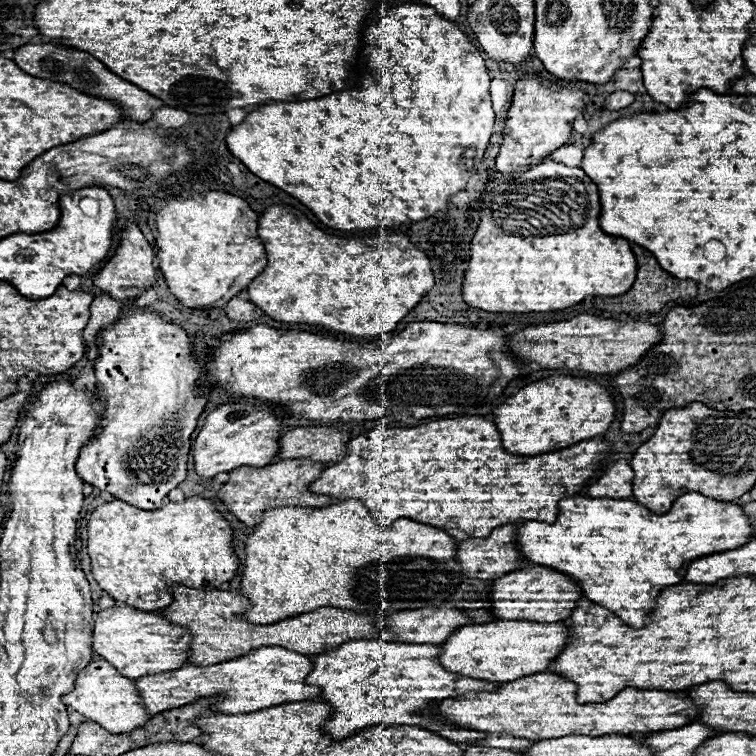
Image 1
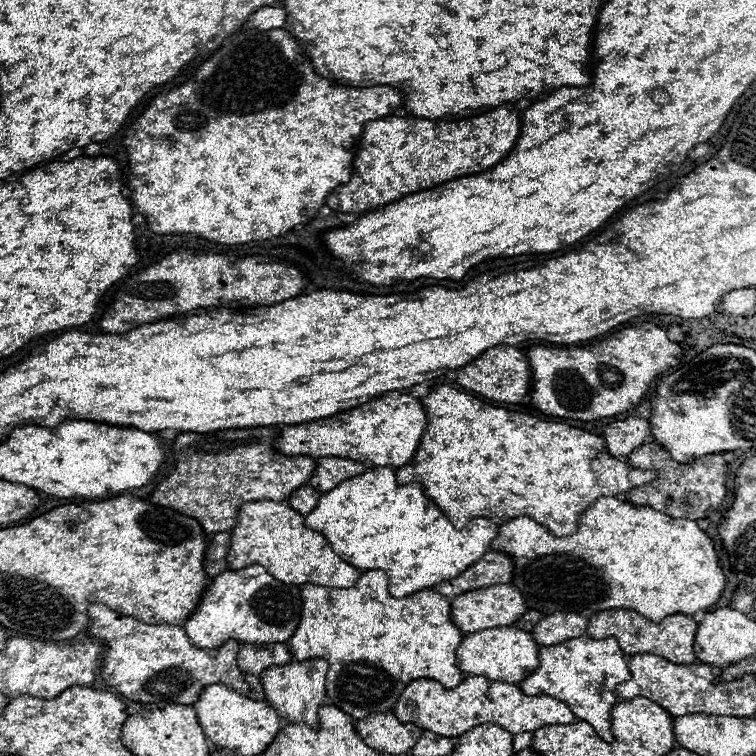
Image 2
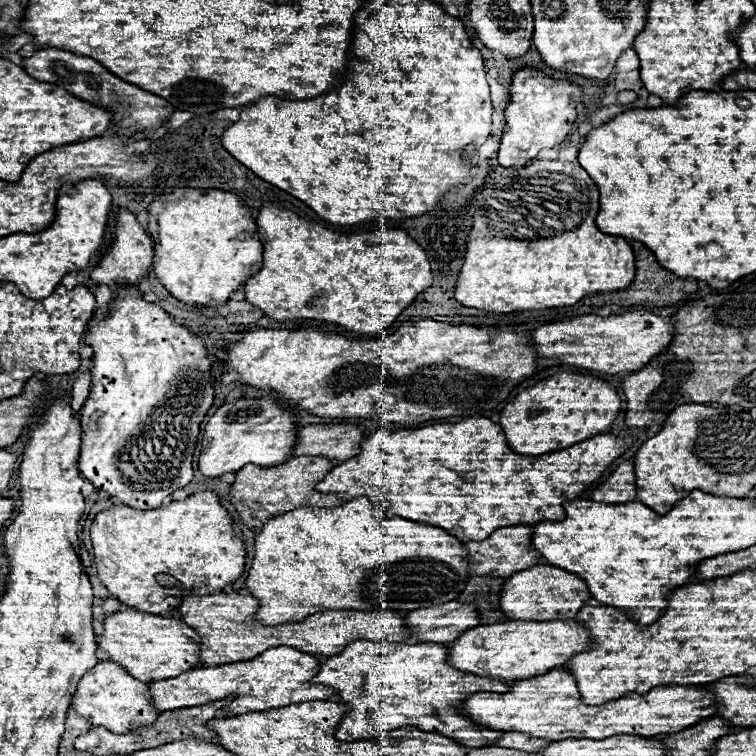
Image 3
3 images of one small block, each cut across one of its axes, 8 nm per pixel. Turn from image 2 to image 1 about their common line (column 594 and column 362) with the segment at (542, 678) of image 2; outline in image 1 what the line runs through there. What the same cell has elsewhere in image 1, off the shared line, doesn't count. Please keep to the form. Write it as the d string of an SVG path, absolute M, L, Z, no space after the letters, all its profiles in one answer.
M352 640L336 650L314 656L314 670L308 674L308 684L322 688L322 698L334 708L324 730L332 740L340 742L358 734L364 728L378 724L416 726L414 716L424 716L448 696L462 696L476 690L498 690L498 682L476 680L448 672L440 664L440 646L436 644L400 644L400 642L370 642Z

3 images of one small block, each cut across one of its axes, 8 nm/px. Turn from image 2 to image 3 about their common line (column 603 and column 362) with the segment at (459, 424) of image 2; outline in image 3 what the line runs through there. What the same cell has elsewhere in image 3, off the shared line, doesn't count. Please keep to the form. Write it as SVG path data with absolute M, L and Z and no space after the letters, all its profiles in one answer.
M484 416L480 417L468 417L463 418L460 422L442 422L442 424L430 424L427 426L419 426L417 428L407 428L396 430L392 434L388 434L388 430L380 430L371 433L370 436L366 436L362 442L360 442L360 454L334 466L328 476L324 476L322 482L316 484L316 492L324 492L324 494L346 494L350 498L356 498L356 496L366 496L372 500L374 508L380 508L382 504L386 504L386 518L394 518L394 516L400 516L400 518L406 518L406 520L412 520L412 522L422 522L422 524L430 524L430 526L438 526L438 528L444 528L448 534L456 536L460 542L470 542L470 540L484 540L488 538L494 530L498 528L504 528L504 526L516 526L516 524L536 524L536 522L554 522L554 520L562 520L566 516L562 504L568 502L568 500L574 500L578 498L592 482L596 482L602 472L618 458L622 456L622 452L632 446L634 438L620 438L620 436L614 436L614 434L598 434L590 440L584 440L580 444L574 444L570 448L564 448L564 450L558 450L558 452L548 452L548 454L540 454L540 456L522 456L522 454L516 454L508 448L506 444L506 436L504 436L504 430L490 422L488 418Z

